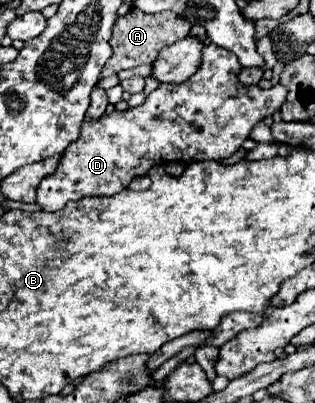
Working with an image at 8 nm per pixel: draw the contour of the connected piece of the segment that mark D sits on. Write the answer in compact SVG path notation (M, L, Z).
M208 43L204 49L200 69L188 77L188 81L180 85L158 85L140 107L130 107L126 111L114 111L110 115L102 115L96 121L84 121L80 127L80 137L68 145L68 149L60 157L60 165L56 173L44 177L44 181L36 189L36 203L44 211L60 211L68 201L78 201L84 195L114 195L124 191L134 177L146 175L150 167L162 165L162 161L222 161L236 153L242 143L250 137L252 129L264 121L264 117L274 115L286 99L288 89L282 85L274 85L264 91L258 85L240 85L238 73L242 65L236 61L234 53Z

